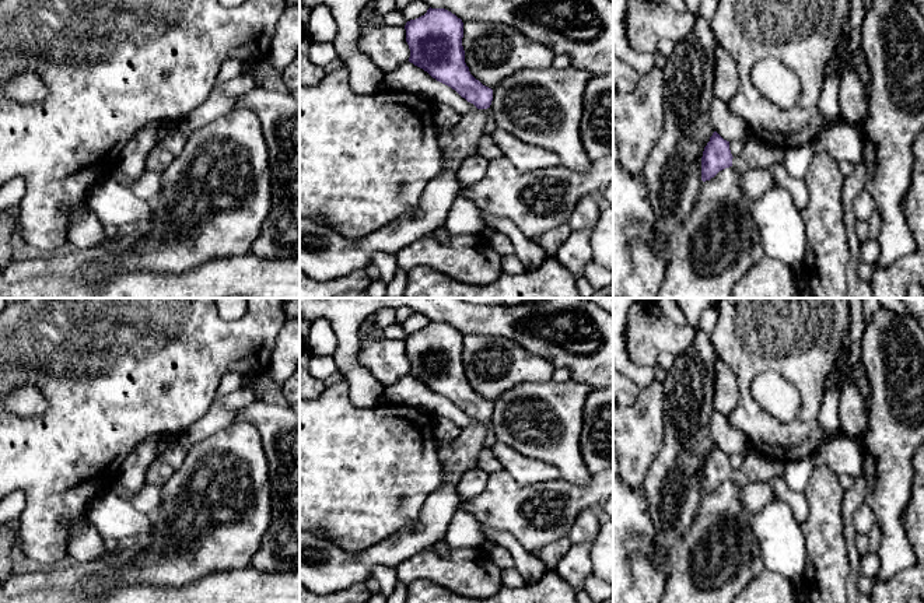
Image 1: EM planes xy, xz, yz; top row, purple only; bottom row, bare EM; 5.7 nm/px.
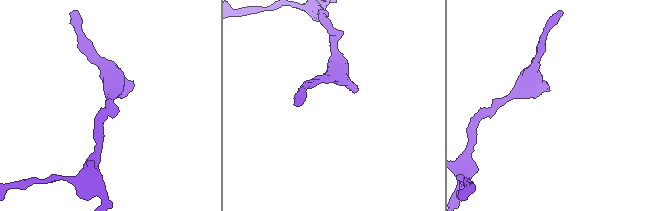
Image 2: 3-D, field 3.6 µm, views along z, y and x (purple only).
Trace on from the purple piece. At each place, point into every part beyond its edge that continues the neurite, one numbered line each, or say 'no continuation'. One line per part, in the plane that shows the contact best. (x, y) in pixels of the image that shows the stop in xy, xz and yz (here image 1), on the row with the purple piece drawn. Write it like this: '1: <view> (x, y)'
1: yz (756, 154)

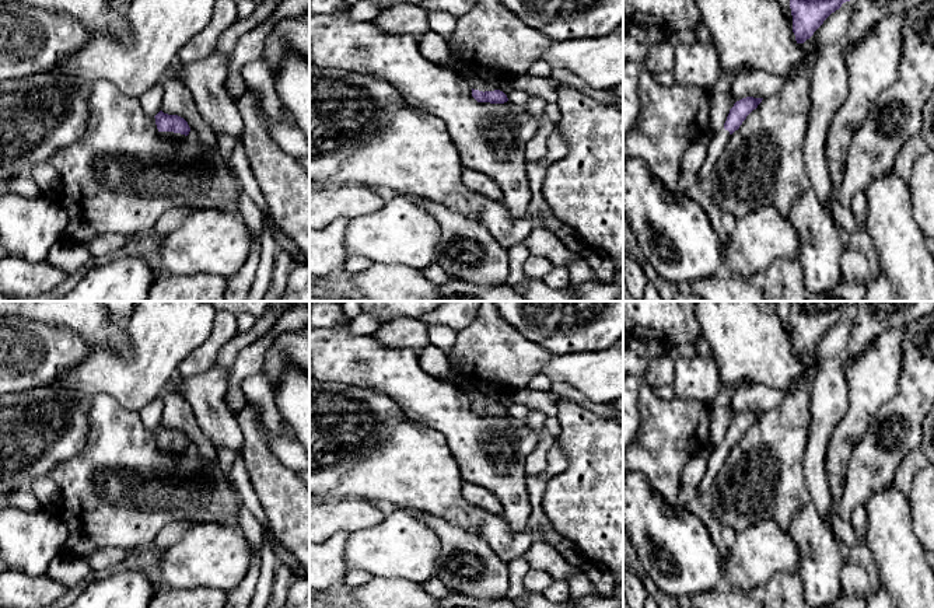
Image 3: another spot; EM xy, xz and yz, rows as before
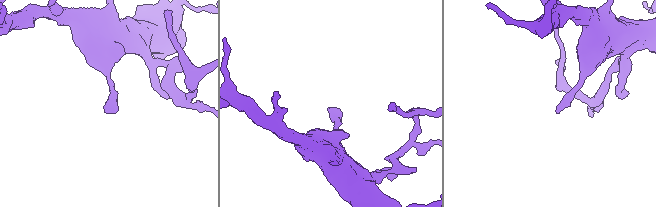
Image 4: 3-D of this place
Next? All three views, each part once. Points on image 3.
1: xy (165, 135)

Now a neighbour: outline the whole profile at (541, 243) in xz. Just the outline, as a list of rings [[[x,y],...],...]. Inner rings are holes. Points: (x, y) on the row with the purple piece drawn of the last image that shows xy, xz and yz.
[[[534,227],[524,242],[531,255],[548,258],[555,266],[566,266],[570,261],[583,258],[581,254],[567,249],[553,233],[543,227]]]

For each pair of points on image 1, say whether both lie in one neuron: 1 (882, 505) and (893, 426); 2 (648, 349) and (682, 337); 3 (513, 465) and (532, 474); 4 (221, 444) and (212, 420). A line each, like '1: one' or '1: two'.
1: one
2: one
3: one
4: two

